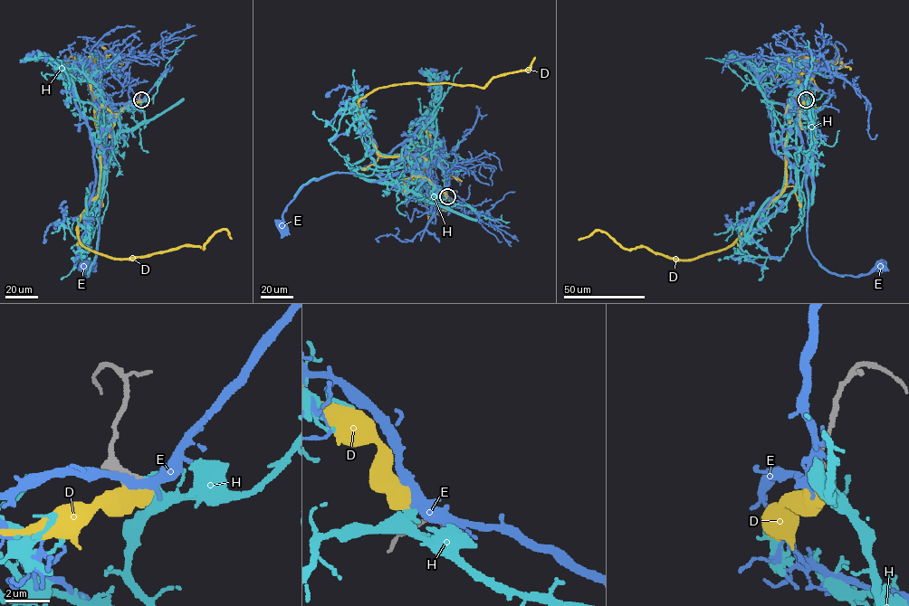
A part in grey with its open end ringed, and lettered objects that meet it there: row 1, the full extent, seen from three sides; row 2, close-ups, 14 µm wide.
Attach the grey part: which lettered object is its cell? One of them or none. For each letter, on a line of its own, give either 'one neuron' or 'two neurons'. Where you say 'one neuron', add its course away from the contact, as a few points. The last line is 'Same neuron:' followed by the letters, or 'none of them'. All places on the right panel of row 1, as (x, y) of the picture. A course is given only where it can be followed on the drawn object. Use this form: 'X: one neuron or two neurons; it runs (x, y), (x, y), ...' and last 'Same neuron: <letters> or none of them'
D: two neurons
E: two neurons
H: one neuron; it runs (806, 99), (815, 123), (813, 149), (798, 172), (798, 186), (742, 238), (741, 250), (779, 258), (799, 218)
Same neuron: H

